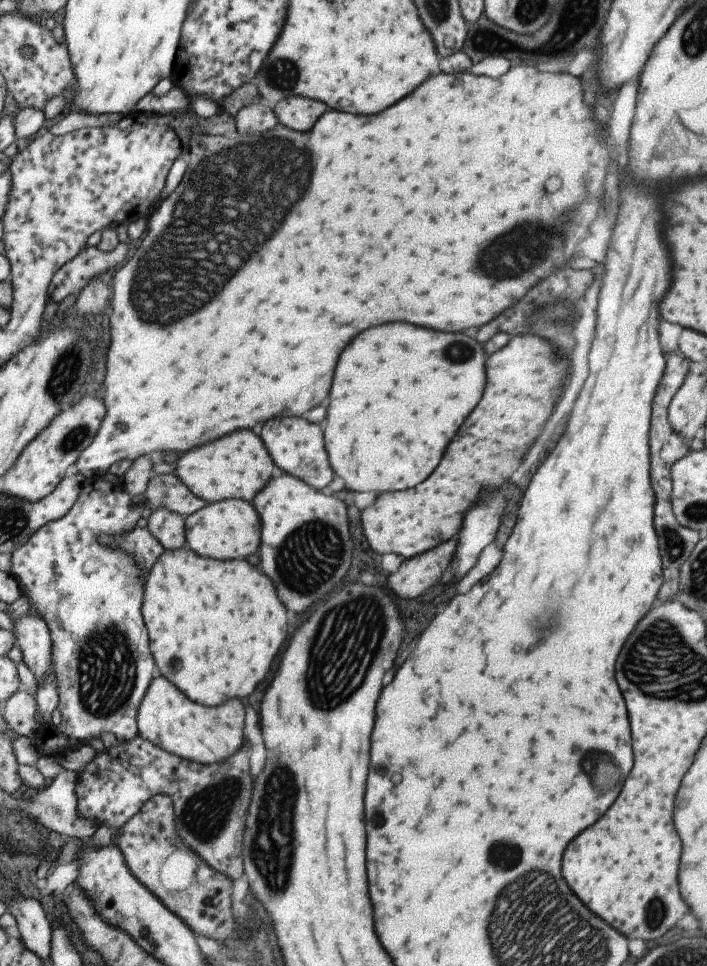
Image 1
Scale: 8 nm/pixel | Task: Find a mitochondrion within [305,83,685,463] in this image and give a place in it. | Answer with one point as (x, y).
(542, 235)

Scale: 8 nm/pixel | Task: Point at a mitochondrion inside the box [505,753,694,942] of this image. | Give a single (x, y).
(655, 912)

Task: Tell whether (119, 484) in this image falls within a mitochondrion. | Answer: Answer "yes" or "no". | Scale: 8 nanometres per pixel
no

